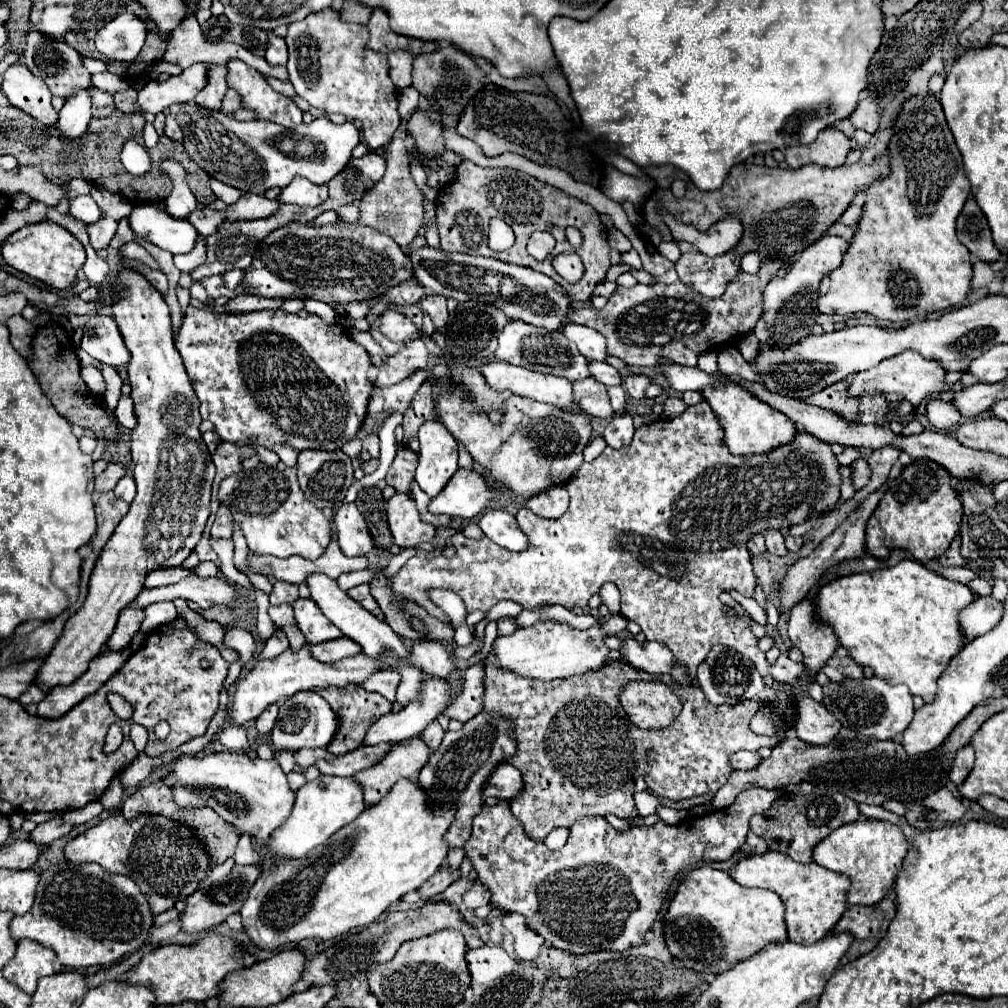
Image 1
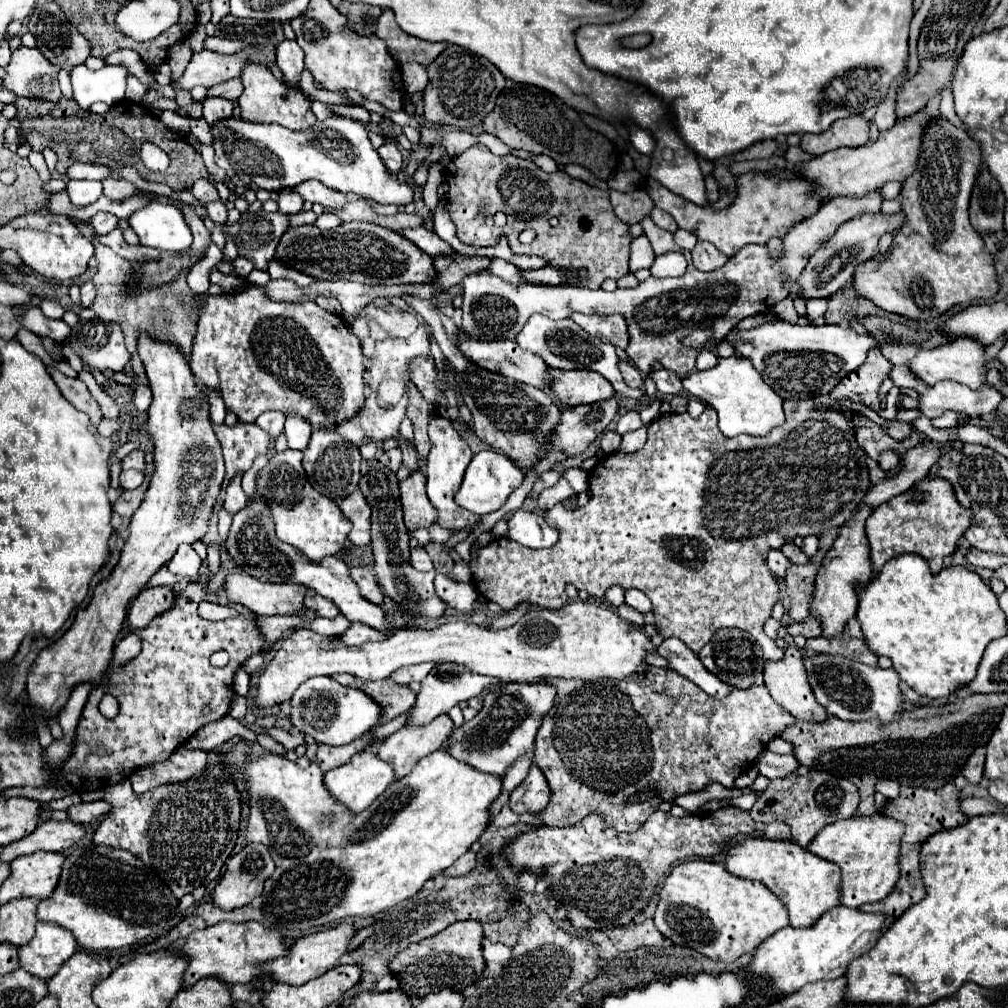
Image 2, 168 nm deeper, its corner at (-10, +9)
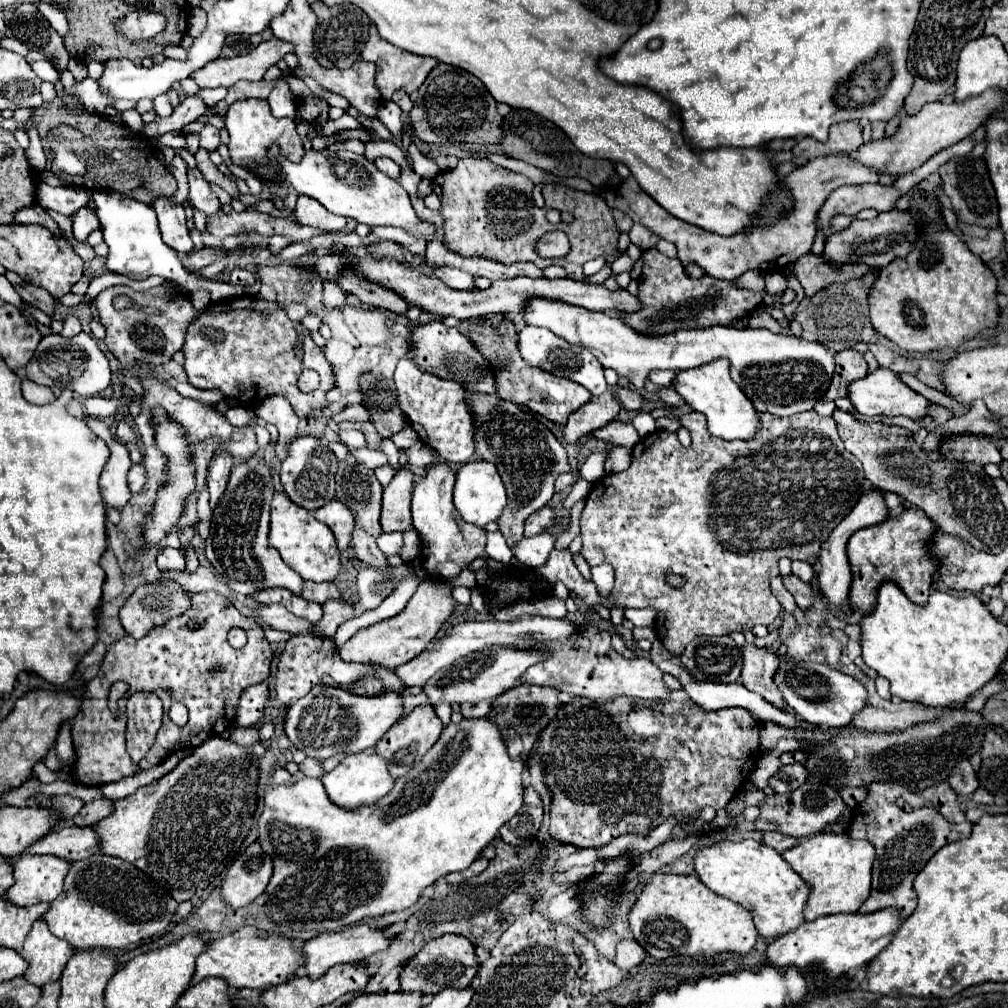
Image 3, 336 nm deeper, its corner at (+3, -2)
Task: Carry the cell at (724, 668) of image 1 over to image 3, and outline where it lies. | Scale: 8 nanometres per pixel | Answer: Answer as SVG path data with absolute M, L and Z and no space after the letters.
M728 636L694 638L680 660L696 680L704 682L730 684L740 678L742 670L742 650Z

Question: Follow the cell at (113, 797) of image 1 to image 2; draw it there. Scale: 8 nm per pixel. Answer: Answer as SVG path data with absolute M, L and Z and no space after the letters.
M105 800L83 802L81 805L71 805L67 809L67 819L71 819L73 823L79 823L79 825L87 825L87 823L99 819L101 815L107 815L109 811L111 811L111 805Z

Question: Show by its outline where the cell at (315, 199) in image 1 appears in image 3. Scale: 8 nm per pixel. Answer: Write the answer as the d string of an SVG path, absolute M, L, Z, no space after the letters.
M298 196L294 218L300 224L314 226L314 228L320 228L320 230L330 230L330 232L344 230L346 222L348 222L344 216L336 216L336 214L324 210L324 206L320 202L316 202L308 196Z

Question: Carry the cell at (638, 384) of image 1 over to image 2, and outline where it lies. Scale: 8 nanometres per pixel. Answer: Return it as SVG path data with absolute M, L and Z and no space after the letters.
M655 369L653 373L649 373L649 377L655 381L657 391L661 391L661 395L677 395L681 393L681 379L675 373L669 373L665 369Z

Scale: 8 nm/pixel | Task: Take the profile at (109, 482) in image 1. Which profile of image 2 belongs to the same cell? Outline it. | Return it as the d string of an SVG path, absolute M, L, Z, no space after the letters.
M141 449L131 451L131 453L121 461L121 469L137 469L137 471L143 471L143 469L145 469L143 455L145 455L145 451L141 451Z

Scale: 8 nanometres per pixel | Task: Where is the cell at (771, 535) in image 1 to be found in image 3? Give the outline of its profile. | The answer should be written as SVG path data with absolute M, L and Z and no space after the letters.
M788 576L788 578L784 578L784 584L786 584L788 592L794 596L798 608L800 608L802 612L810 610L812 602L814 602L814 592L812 592L810 584L804 584L804 582L802 582L800 578L796 578L796 576Z

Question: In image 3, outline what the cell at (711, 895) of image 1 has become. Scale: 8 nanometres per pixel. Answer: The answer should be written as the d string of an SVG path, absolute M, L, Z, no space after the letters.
M654 874L628 914L634 940L656 960L668 956L714 956L720 952L748 954L758 938L752 916L732 900L714 894L696 876Z

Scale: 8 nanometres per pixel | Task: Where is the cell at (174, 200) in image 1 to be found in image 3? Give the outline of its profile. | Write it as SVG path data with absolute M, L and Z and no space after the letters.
M188 168L188 182L190 182L190 200L192 204L202 210L204 214L212 216L220 208L220 200L210 188L210 182L200 174L198 168Z

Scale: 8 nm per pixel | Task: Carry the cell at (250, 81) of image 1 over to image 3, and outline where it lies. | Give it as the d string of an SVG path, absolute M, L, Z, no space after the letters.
M240 100L234 102L234 106L228 110L226 114L226 130L230 132L230 158L236 166L244 166L250 172L254 172L258 178L262 180L280 180L280 176L276 174L276 168L272 164L266 162L258 162L254 160L250 154L268 154L268 146L278 144L280 146L280 154L288 160L300 162L300 158L304 156L304 146L302 140L296 134L296 122L292 118L274 118L270 112L270 106L266 100Z

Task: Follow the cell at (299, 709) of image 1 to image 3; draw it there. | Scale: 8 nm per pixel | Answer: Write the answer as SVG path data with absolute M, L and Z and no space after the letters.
M318 684L304 698L296 700L288 708L288 720L284 730L292 744L306 756L326 760L340 752L354 754L366 748L374 748L384 732L402 718L404 698L396 692L384 692L376 698L362 698L358 694L348 694L348 690Z

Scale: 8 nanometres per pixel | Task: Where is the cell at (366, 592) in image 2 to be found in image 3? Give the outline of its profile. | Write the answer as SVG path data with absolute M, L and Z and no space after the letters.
M304 580L304 590L302 590L302 596L306 600L314 600L318 604L324 604L328 598L340 598L340 592L334 584L316 584L316 582L308 582Z

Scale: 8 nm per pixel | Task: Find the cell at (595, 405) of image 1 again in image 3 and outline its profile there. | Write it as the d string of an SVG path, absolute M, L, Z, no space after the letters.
M480 318L472 324L468 324L468 338L470 342L480 348L480 352L484 354L484 358L488 358L488 364L492 366L492 374L496 378L496 394L504 400L510 402L518 402L518 406L526 406L532 412L544 416L546 420L564 426L564 422L568 420L568 416L578 410L582 404L590 402L590 392L568 380L562 376L554 376L548 374L544 370L540 370L538 366L532 366L528 362L524 362L524 358L518 352L518 334L514 328L514 322L504 318L504 322L500 322L500 326L492 326L492 322L488 322L486 318Z

